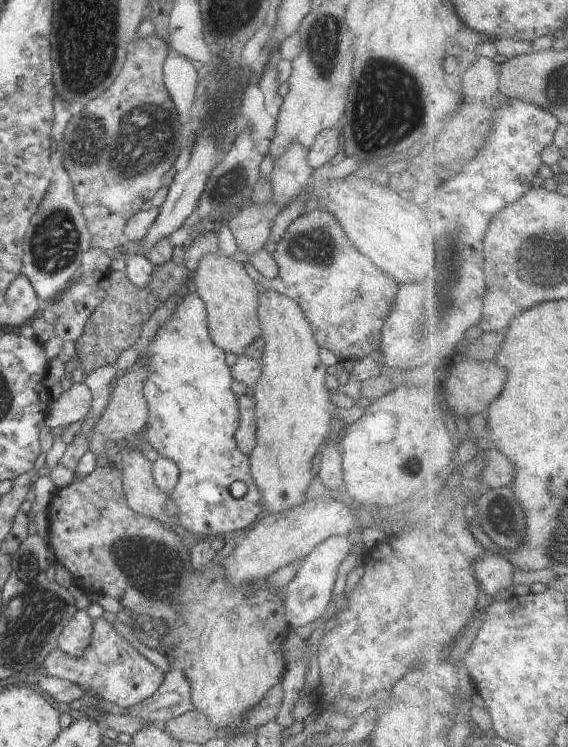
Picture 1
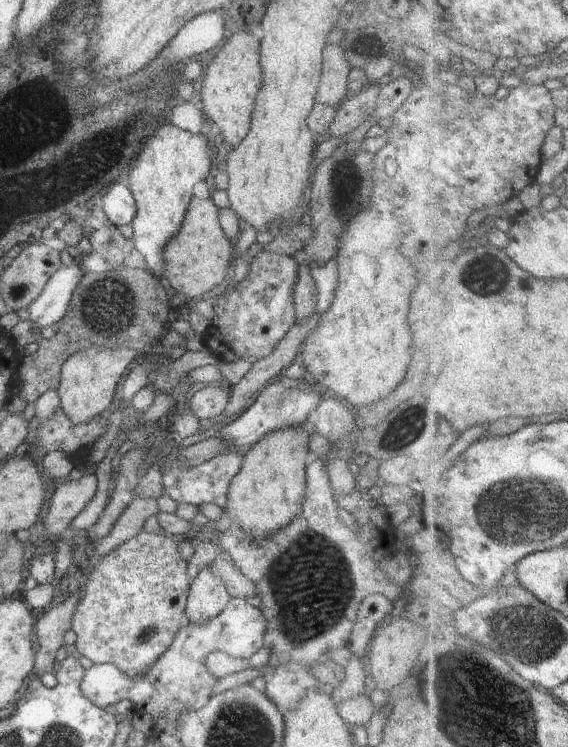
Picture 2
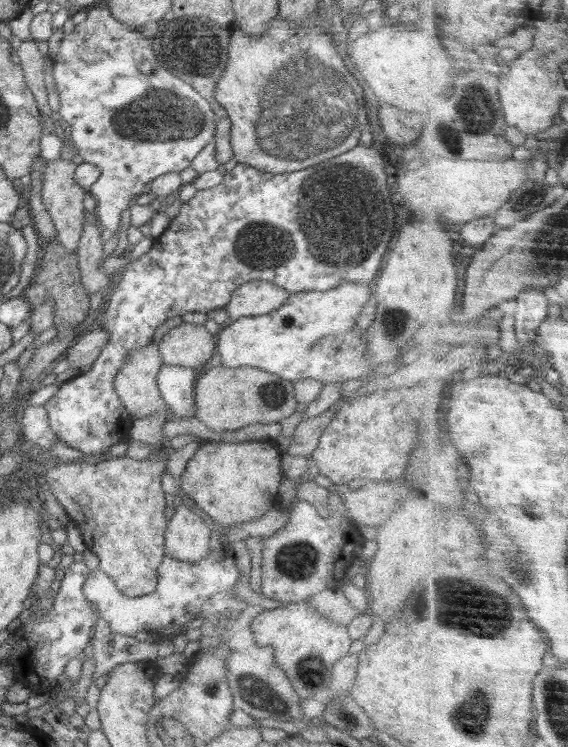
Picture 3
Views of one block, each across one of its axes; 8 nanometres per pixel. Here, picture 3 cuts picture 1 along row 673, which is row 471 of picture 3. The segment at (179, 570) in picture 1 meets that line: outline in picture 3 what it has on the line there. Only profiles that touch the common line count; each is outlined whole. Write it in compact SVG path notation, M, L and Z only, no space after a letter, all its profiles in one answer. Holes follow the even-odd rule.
M260 440L206 441L190 458L178 483L182 493L212 518L214 528L225 532L232 526L246 525L272 509L281 507L278 486L280 480L285 478L281 457L277 448Z

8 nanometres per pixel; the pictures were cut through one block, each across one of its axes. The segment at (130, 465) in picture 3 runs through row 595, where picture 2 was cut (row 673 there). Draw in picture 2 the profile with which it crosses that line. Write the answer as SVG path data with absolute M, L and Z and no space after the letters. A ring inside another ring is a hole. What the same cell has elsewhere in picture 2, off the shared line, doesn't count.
M142 530L94 566L86 592L72 616L71 629L76 633L76 648L82 656L93 663L114 664L130 678L136 678L154 666L170 648L176 632L186 623L186 603L192 581L186 573L190 564L180 556L178 545L168 534L150 534Z

